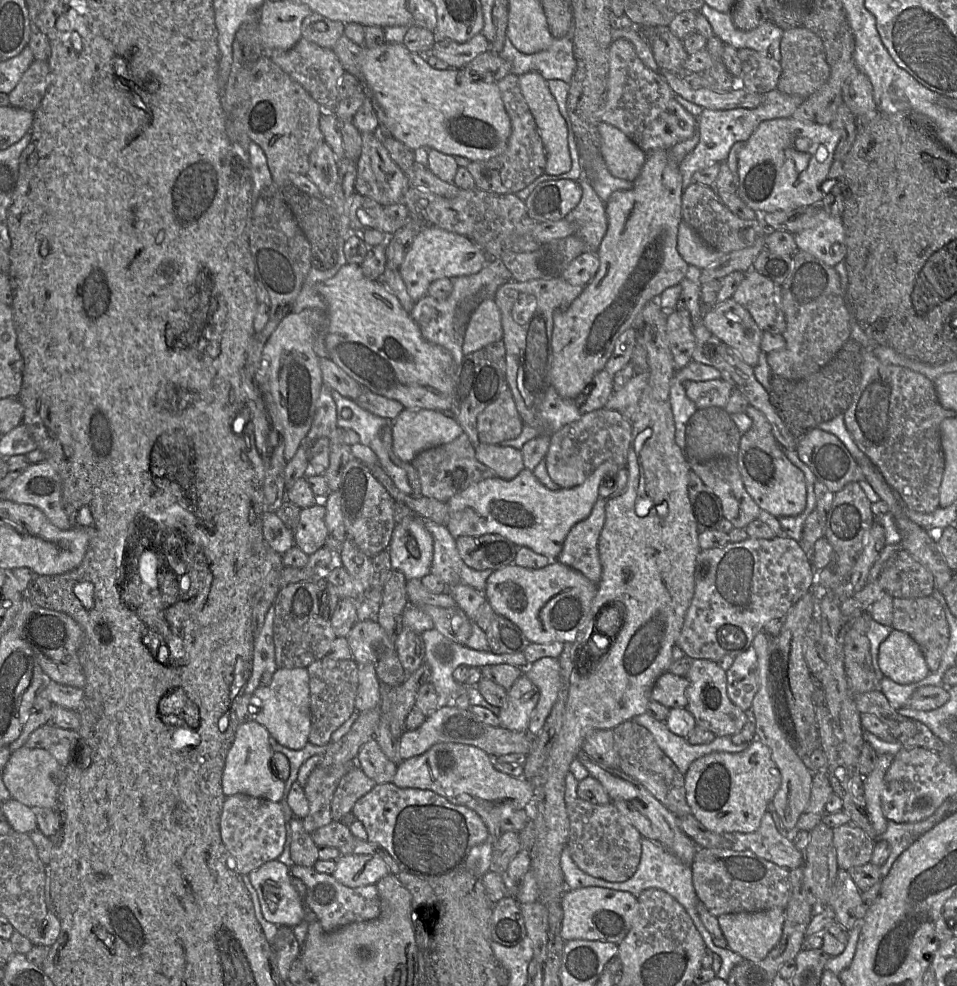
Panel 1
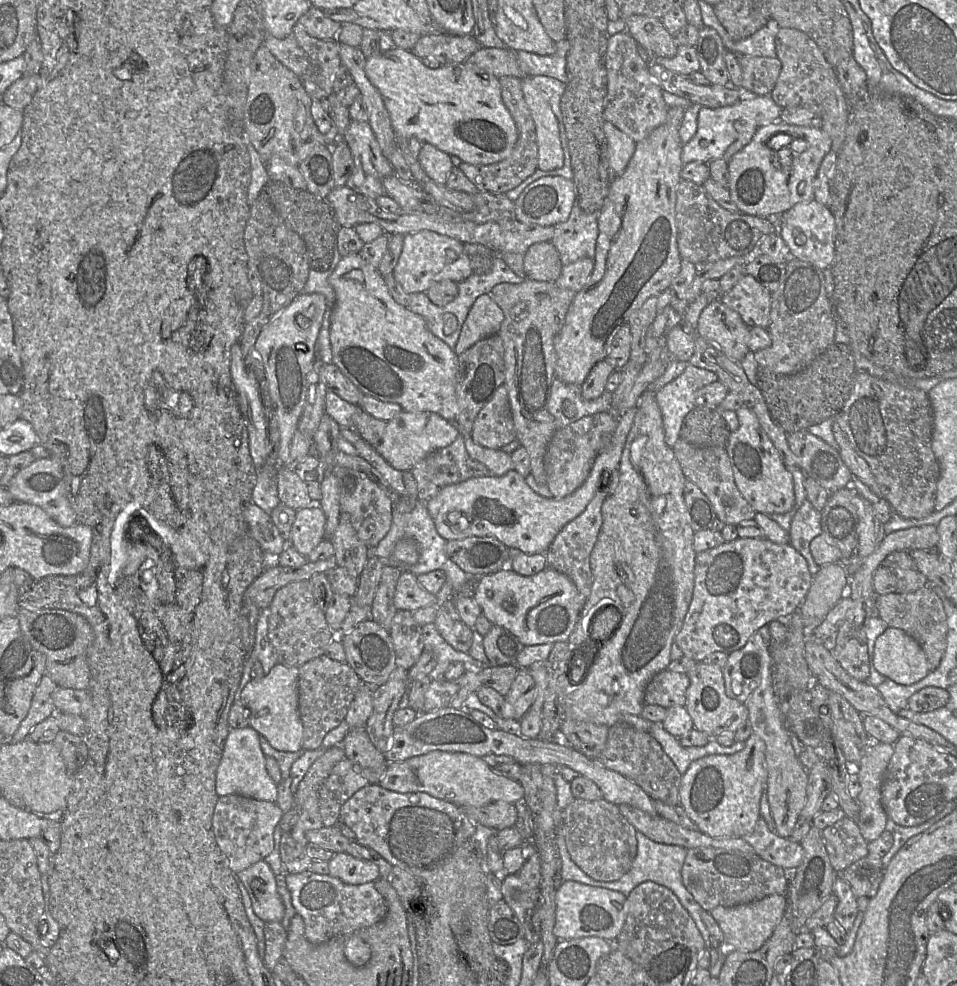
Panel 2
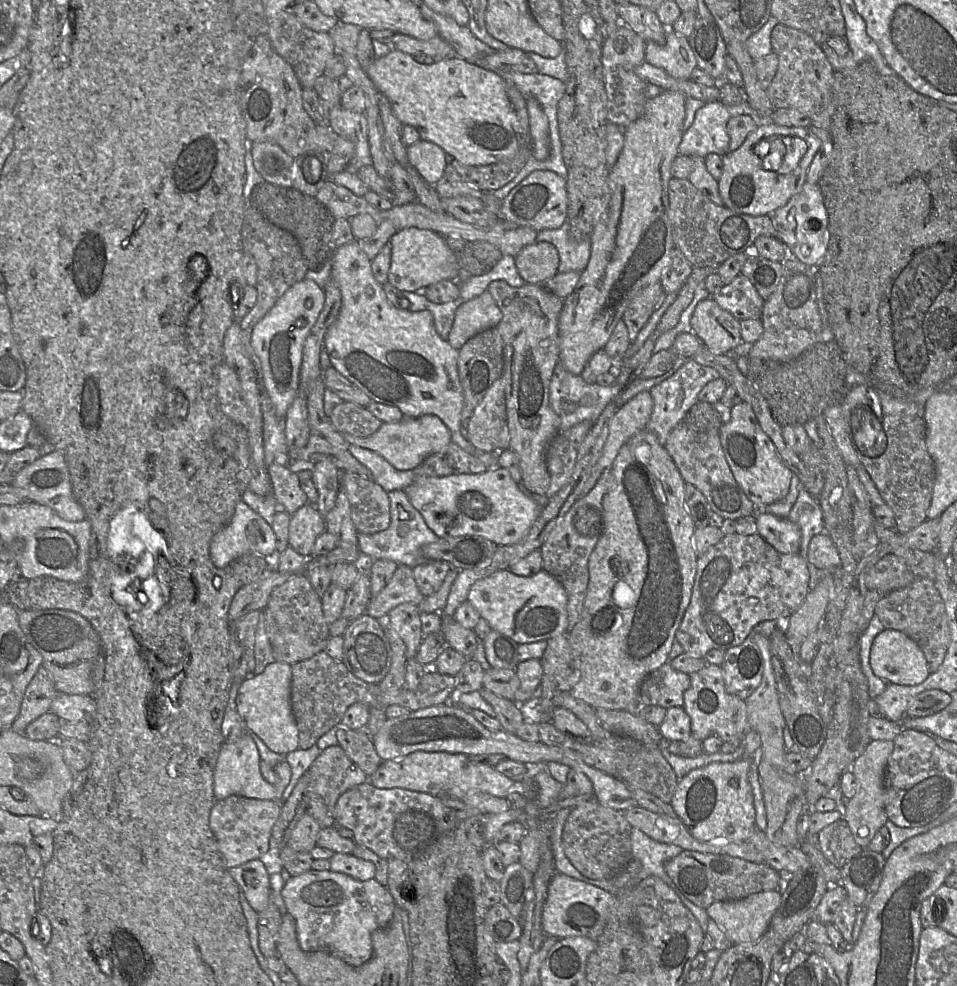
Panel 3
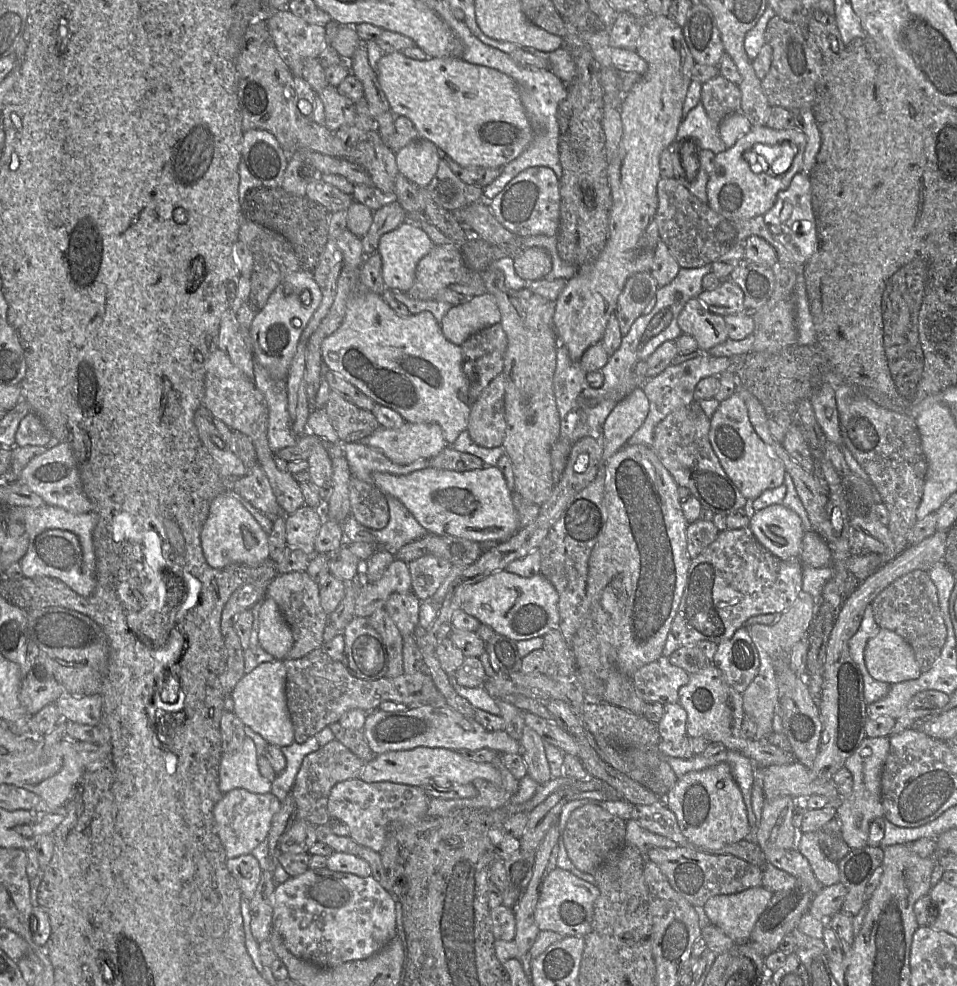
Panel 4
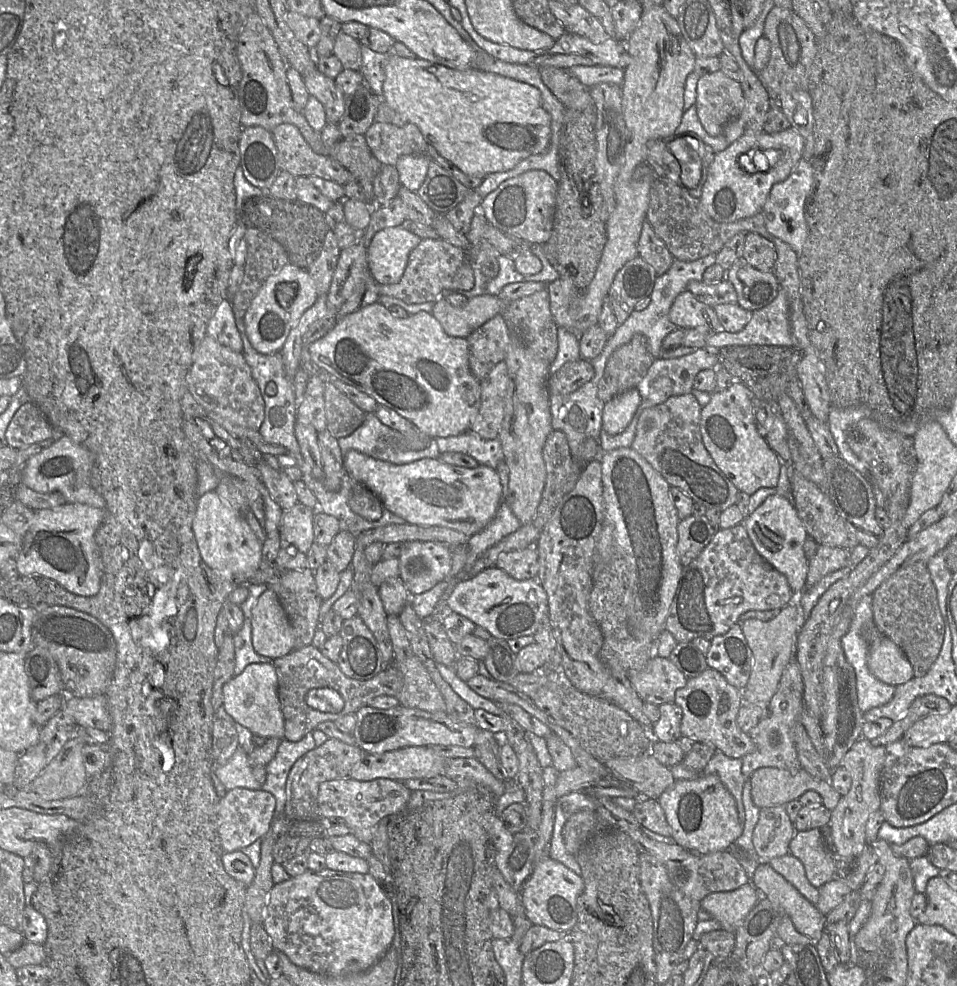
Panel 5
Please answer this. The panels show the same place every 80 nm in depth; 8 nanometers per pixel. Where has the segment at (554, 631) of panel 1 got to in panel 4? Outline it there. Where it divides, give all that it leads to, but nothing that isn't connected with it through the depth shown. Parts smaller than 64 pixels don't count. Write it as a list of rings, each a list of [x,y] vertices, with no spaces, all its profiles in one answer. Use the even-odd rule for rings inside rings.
[[[501,570],[468,586],[463,592],[460,609],[477,618],[480,623],[490,626],[495,633],[514,641],[520,641],[543,637],[551,629],[557,628],[559,622],[558,599],[559,596],[554,586],[540,573],[527,578]]]

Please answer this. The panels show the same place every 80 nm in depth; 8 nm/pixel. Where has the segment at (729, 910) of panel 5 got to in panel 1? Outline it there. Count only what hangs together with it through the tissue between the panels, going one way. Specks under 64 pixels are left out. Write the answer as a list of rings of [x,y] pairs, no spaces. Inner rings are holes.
[[[785,909],[732,913],[717,917],[728,948],[747,960],[761,960],[779,942]]]

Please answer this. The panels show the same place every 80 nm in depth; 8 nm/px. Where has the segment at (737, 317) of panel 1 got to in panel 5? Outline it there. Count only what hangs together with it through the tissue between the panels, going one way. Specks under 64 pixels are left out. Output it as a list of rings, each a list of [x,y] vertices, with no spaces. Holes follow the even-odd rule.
[[[689,291],[675,298],[668,317],[679,329],[697,329],[709,335],[725,331],[714,309],[698,301]]]

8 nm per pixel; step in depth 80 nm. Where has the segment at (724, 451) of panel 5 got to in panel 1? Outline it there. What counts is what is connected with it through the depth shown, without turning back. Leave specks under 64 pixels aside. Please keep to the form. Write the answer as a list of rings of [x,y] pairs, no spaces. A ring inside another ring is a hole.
[[[748,406],[745,412],[752,420],[751,428],[741,436],[735,458],[745,489],[761,510],[773,516],[797,516],[806,507],[807,487],[803,473],[784,455],[762,412]]]

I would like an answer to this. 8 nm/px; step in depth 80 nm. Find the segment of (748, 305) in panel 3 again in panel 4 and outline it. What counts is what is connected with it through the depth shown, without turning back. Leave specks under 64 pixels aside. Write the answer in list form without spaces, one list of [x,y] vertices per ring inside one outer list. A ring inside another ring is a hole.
[[[729,278],[722,280],[714,290],[703,290],[698,299],[711,312],[721,316],[747,312],[742,289]]]

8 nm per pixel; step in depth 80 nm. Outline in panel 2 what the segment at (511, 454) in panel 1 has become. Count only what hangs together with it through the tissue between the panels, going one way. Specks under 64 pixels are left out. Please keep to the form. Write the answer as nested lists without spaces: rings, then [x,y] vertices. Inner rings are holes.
[[[460,430],[460,435],[464,437],[465,447],[470,457],[483,463],[491,475],[503,476],[508,471],[513,470],[511,455],[502,449],[489,449],[476,444],[471,436]]]

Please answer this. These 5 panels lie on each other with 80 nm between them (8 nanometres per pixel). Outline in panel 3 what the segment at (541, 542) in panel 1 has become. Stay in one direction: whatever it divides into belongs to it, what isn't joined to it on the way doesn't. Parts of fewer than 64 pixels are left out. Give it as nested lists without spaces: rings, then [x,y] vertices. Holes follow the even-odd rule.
[[[649,391],[636,394],[619,408],[610,421],[602,454],[582,489],[582,496],[595,486],[605,470],[610,470],[620,448],[637,432],[646,429],[652,410],[653,401]],[[501,467],[481,474],[419,478],[403,491],[439,538],[479,536],[497,546],[521,541],[543,508],[527,497],[509,471]]]

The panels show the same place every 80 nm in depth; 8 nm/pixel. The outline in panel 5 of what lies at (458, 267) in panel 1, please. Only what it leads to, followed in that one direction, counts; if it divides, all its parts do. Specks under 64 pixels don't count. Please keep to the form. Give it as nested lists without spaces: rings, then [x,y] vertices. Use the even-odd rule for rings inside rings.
[[[401,225],[378,231],[366,248],[370,275],[380,285],[399,282],[410,253],[421,241],[422,238]]]

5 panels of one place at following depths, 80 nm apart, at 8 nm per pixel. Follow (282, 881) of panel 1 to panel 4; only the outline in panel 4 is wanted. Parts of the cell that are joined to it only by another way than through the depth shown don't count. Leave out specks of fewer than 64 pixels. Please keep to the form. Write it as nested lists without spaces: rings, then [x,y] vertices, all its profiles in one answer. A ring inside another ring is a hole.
[[[251,854],[231,858],[227,860],[227,868],[239,884],[244,898],[252,899],[262,875],[257,859]]]

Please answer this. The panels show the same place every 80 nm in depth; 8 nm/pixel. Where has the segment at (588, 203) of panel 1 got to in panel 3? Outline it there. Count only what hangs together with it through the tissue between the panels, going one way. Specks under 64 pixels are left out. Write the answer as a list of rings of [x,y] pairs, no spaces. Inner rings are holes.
[[[567,221],[558,229],[539,231],[536,241],[550,243],[556,248],[559,255],[558,273],[582,272],[588,265],[591,237],[573,239]]]

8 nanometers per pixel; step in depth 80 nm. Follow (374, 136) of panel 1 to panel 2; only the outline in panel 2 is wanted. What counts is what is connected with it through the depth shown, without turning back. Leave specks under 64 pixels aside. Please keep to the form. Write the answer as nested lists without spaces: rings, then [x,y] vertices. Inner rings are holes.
[[[352,120],[342,139],[348,144],[354,160],[346,186],[364,196],[376,199],[386,195],[382,181],[394,175],[368,122]]]

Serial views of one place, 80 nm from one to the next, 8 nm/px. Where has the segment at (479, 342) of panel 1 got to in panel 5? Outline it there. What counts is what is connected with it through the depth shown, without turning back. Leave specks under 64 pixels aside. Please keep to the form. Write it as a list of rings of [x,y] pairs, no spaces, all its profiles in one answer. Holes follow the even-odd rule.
[[[481,295],[468,299],[462,308],[451,306],[438,298],[431,314],[450,337],[467,338],[475,330],[501,313],[503,303],[497,296]]]

